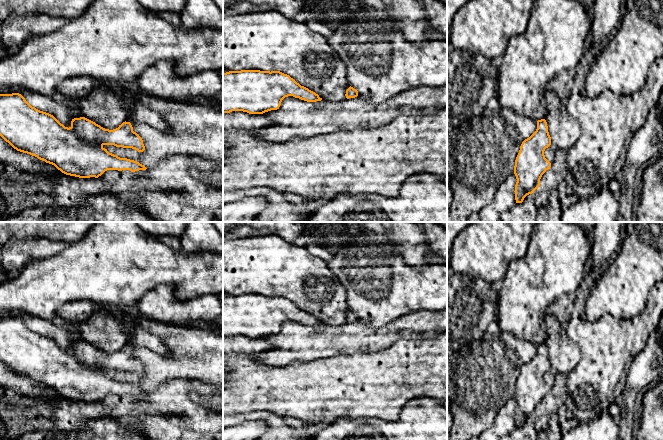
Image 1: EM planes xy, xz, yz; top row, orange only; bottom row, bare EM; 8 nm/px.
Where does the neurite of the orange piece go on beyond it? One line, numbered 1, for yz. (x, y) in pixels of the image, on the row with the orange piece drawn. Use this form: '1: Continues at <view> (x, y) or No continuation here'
1: No continuation here

